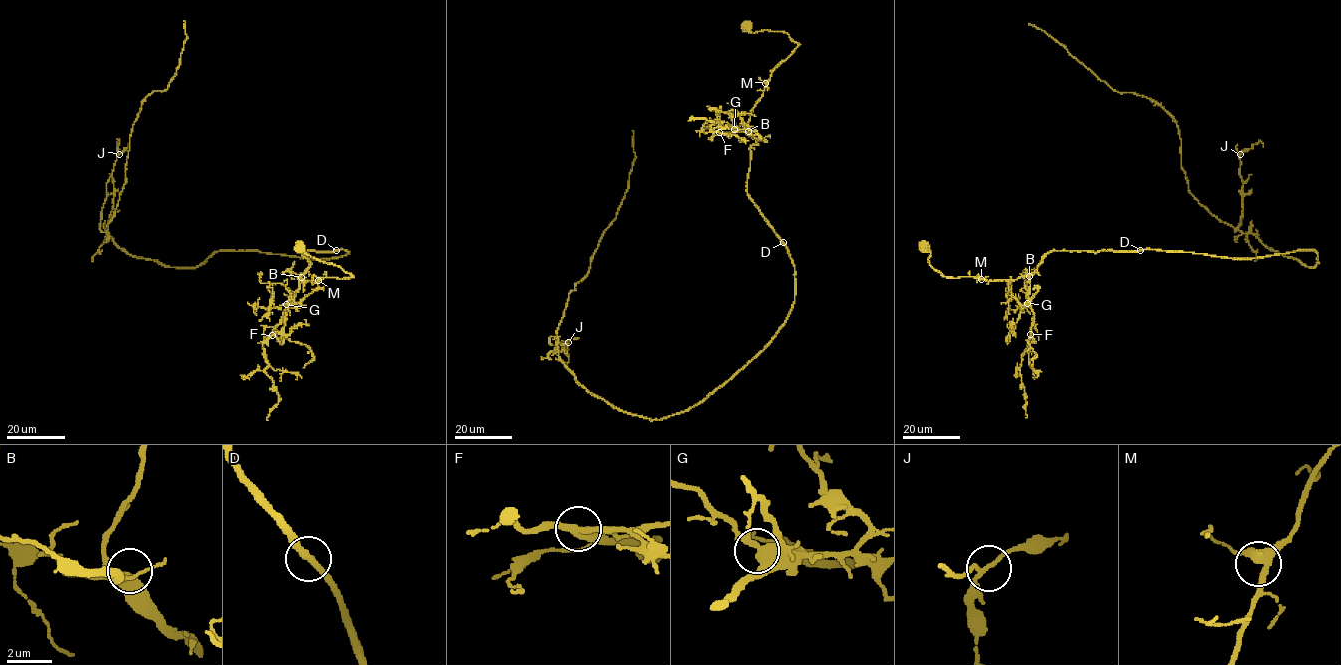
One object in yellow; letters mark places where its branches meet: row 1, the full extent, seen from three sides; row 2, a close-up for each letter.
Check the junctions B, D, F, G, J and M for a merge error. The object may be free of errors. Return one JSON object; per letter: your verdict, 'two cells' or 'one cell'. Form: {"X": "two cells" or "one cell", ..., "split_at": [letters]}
{"B": "one cell", "D": "one cell", "F": "one cell", "G": "one cell", "J": "one cell", "M": "one cell", "split_at": []}

